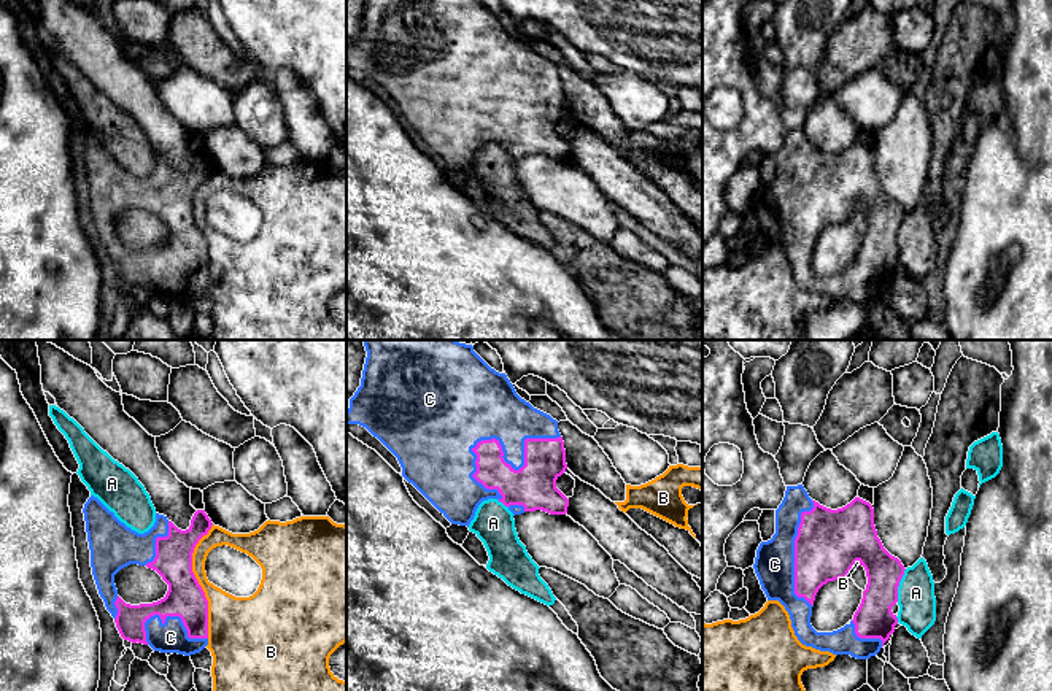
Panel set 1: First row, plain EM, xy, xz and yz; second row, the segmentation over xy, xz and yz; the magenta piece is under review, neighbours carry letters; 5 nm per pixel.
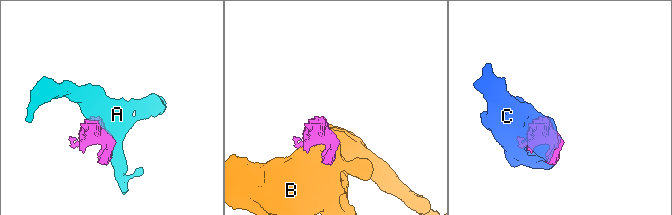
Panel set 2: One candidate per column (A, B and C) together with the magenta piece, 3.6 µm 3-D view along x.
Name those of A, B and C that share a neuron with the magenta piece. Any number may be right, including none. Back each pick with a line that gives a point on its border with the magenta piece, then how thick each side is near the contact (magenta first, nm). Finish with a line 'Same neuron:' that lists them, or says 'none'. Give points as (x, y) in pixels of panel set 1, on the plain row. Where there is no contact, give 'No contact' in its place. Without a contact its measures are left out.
C: Touches magenta at xz (506, 107). Thickness 220 nm (magenta) against 260 nm
Same neuron: C

